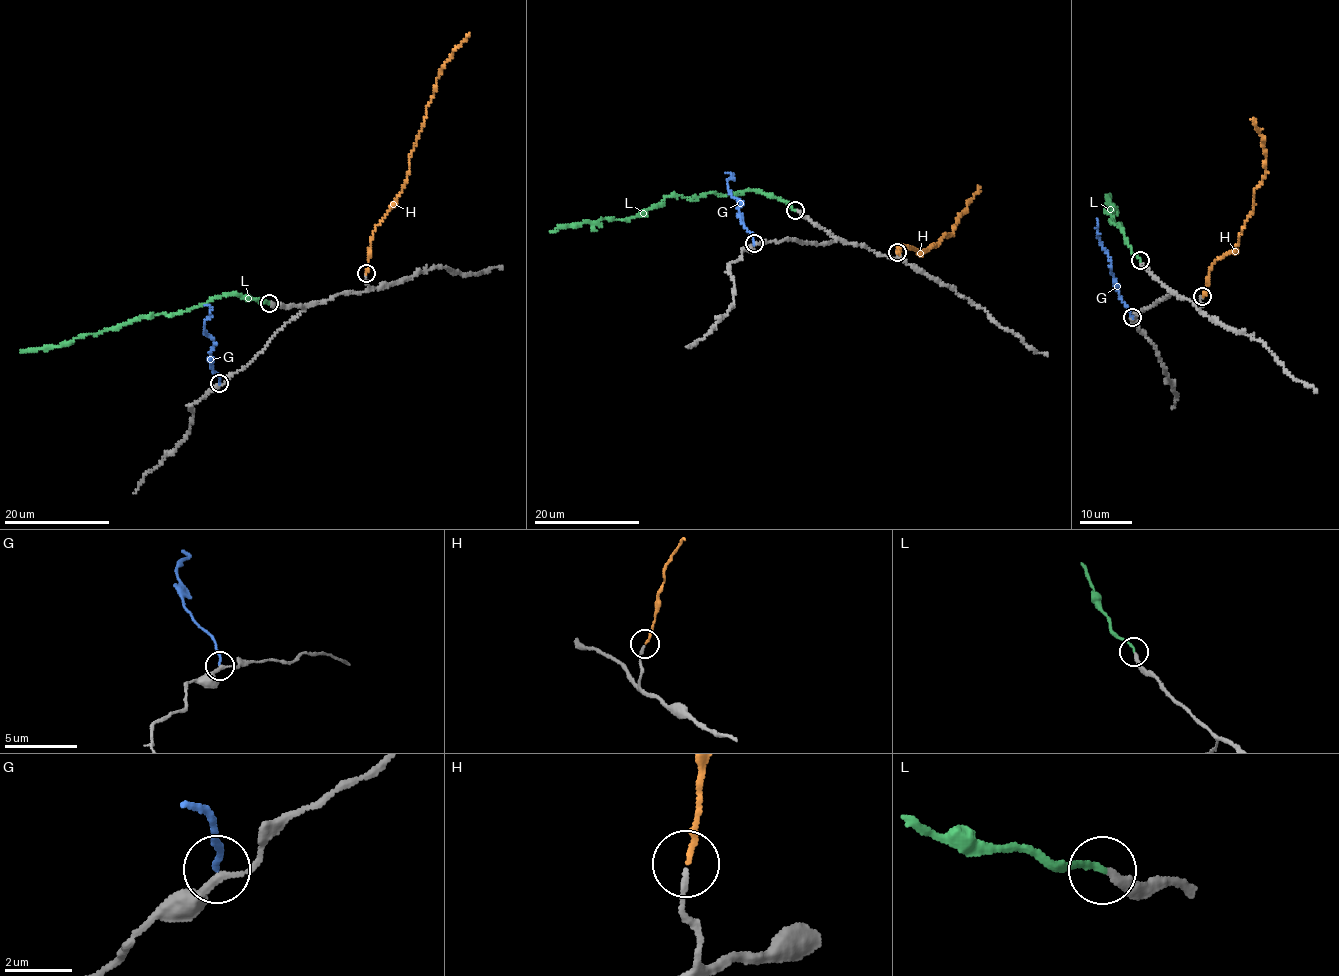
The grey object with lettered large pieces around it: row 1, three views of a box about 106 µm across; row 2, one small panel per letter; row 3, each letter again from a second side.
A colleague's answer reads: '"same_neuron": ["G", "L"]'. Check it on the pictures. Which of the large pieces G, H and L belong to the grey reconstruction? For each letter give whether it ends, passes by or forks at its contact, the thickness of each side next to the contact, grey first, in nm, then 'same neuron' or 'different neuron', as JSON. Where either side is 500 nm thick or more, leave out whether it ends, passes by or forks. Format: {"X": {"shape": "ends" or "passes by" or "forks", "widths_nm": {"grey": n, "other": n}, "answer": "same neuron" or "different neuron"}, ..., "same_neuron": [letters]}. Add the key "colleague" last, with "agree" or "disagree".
{"G": {"shape": "ends", "widths_nm": {"grey": 200, "other": 150}, "answer": "different neuron"}, "H": {"shape": "ends", "widths_nm": {"grey": 160, "other": 130}, "answer": "same neuron"}, "L": {"shape": "ends", "widths_nm": {"grey": 240, "other": 160}, "answer": "same neuron"}, "same_neuron": ["H", "L"], "colleague": "disagree"}

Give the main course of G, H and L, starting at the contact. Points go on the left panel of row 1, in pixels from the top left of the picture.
G: (220, 382), (219, 375), (211, 365), (210, 351), (215, 342), (204, 331), (210, 310), (205, 305)
H: (366, 273), (369, 240), (407, 177), (408, 159), (439, 69), (468, 33)
L: (269, 302), (235, 294), (216, 297), (190, 310), (146, 315), (98, 333), (80, 335), (67, 343), (21, 351)

